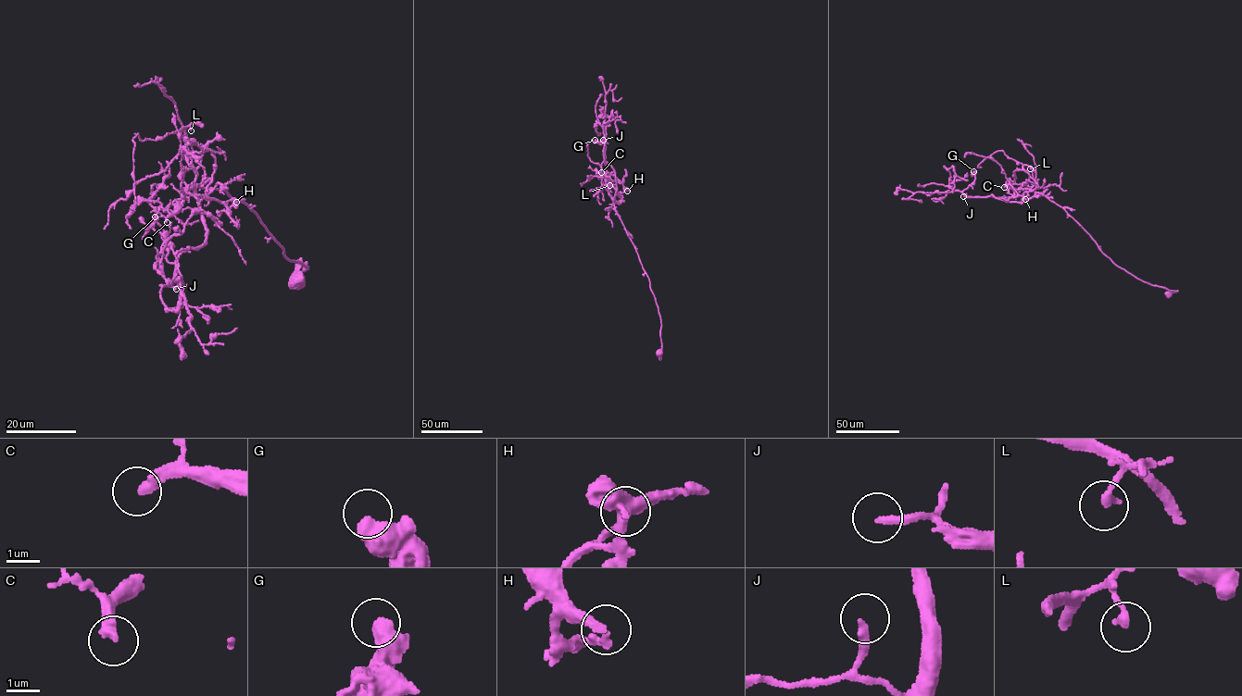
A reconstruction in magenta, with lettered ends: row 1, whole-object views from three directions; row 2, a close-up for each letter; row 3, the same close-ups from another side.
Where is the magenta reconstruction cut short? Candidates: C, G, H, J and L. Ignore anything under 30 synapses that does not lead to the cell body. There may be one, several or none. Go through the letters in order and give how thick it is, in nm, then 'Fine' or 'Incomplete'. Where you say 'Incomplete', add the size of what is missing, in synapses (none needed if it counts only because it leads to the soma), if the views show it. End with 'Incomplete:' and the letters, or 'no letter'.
C: Thickness 360 nm. Incomplete. Roughly 140 synapses
G: Thickness 550 nm. Fine
H: Thickness 200 nm. Fine
J: Thickness 260 nm. Fine
L: Thickness 220 nm. Fine
Incomplete: C

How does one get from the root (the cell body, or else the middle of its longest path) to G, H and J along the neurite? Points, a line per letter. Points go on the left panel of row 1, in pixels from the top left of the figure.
G: (296, 279), (306, 263), (286, 256), (252, 208), (197, 184), (206, 243), (178, 256), (180, 285), (155, 217)
H: (296, 279), (306, 263), (288, 259), (225, 191), (197, 184), (178, 210), (187, 193), (236, 202)
J: (296, 279), (306, 263), (304, 271), (286, 256), (252, 208), (197, 184), (206, 243), (178, 256), (176, 289)

